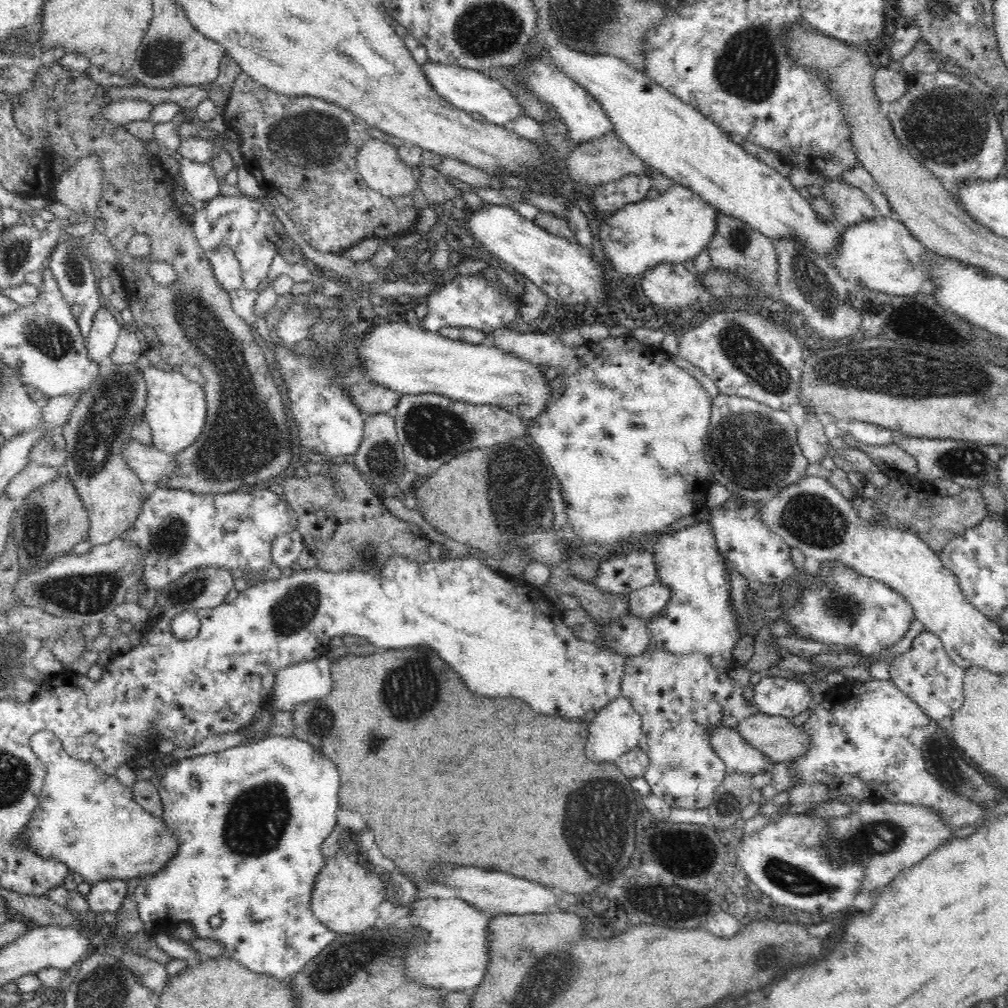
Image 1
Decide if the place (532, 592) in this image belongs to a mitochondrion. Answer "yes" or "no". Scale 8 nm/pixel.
no

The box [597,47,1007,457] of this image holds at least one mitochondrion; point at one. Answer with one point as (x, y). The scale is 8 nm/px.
(875, 371)

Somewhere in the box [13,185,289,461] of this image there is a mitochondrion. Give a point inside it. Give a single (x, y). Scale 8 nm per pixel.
(49, 337)

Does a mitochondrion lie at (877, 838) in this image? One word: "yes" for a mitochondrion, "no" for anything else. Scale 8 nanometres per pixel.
yes

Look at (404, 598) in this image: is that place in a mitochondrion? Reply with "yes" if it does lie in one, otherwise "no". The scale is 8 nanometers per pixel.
no

